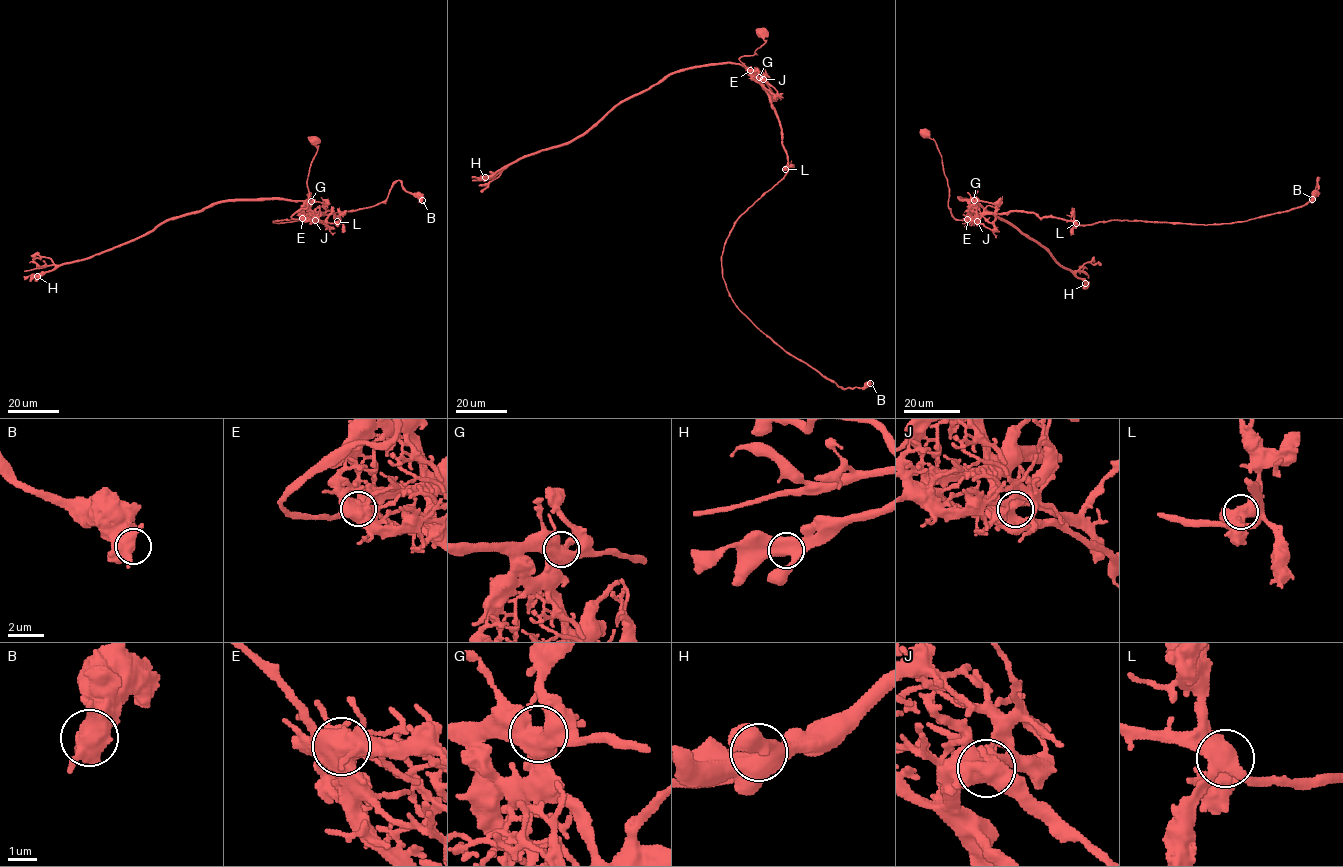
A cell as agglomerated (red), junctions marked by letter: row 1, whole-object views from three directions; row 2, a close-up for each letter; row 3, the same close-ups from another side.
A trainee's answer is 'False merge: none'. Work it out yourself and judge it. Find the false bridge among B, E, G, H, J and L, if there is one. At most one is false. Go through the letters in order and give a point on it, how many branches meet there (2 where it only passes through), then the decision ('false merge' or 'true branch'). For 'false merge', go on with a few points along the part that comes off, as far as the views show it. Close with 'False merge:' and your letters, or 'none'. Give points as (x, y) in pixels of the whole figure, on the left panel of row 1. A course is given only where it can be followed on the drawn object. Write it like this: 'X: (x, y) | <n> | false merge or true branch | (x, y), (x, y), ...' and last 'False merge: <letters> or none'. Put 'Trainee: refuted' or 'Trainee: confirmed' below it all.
B: (422, 200) | 4 | true branch
E: (302, 218) | 5 | true branch
G: (311, 201) | 4 | false merge | (311, 201), (222, 200), (199, 211), (166, 219), (145, 234), (124, 244), (24, 279)
H: (37, 276) | 3 | true branch
J: (315, 220) | 4 | true branch
L: (337, 221) | 4 | true branch
False merge: G
Trainee: refuted

